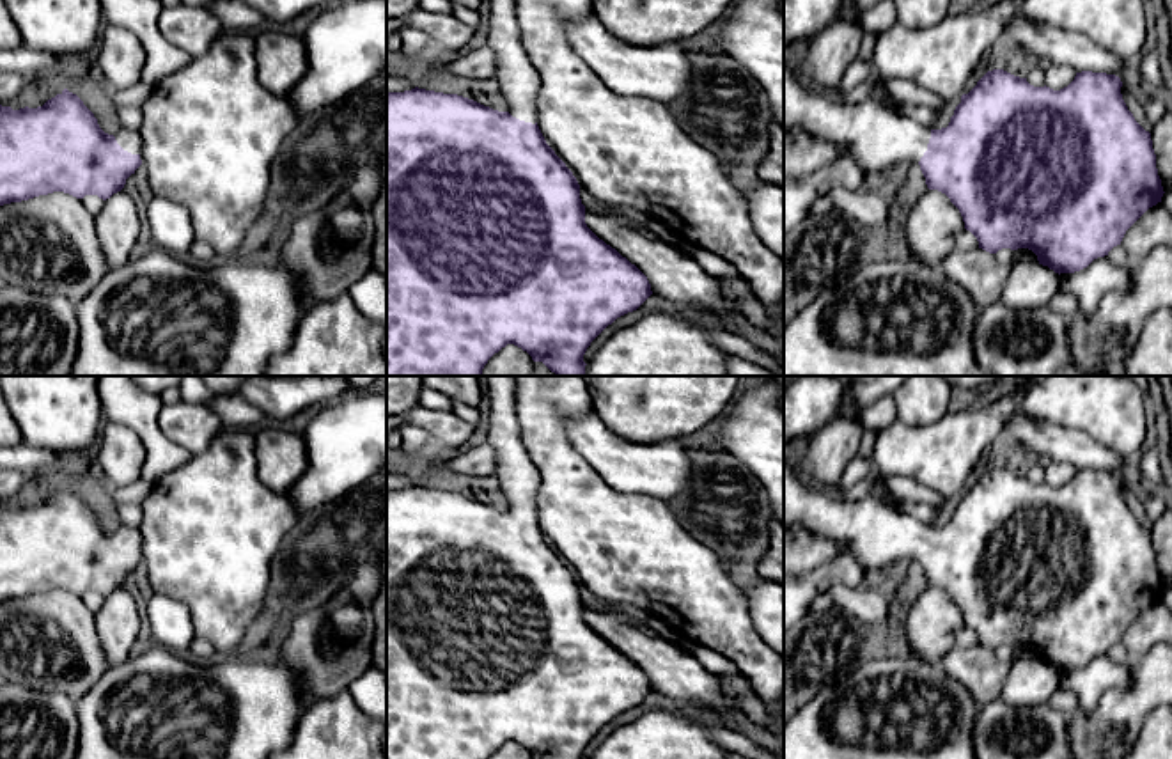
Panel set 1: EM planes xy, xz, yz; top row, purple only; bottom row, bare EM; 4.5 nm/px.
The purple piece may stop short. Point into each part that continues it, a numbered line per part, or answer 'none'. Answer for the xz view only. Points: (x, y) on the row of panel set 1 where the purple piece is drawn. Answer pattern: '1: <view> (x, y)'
1: xz (518, 78)

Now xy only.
1: xy (130, 140)

